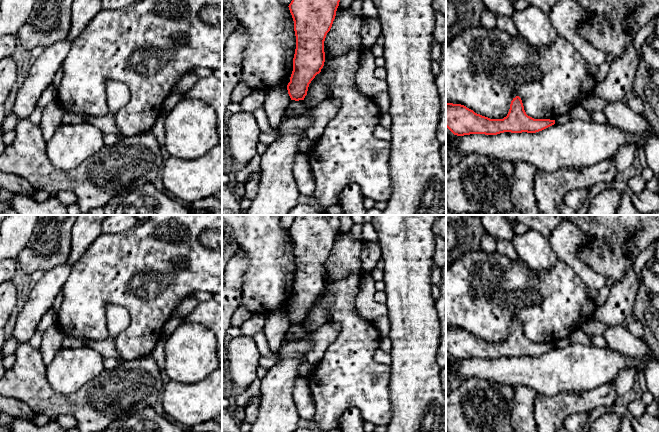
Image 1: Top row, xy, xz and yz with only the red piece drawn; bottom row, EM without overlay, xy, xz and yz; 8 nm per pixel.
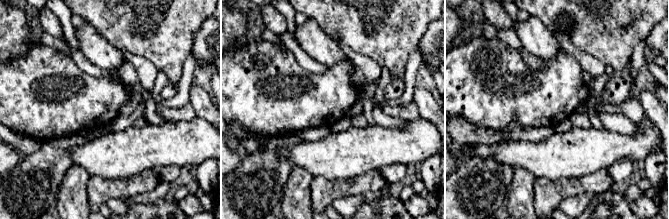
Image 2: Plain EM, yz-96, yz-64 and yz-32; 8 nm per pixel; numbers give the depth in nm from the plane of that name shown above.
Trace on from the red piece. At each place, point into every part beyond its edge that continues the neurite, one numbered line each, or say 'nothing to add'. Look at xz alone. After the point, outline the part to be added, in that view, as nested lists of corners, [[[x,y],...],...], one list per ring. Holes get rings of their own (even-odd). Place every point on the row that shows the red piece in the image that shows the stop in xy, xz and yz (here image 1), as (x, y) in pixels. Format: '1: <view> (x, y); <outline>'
nothing to add

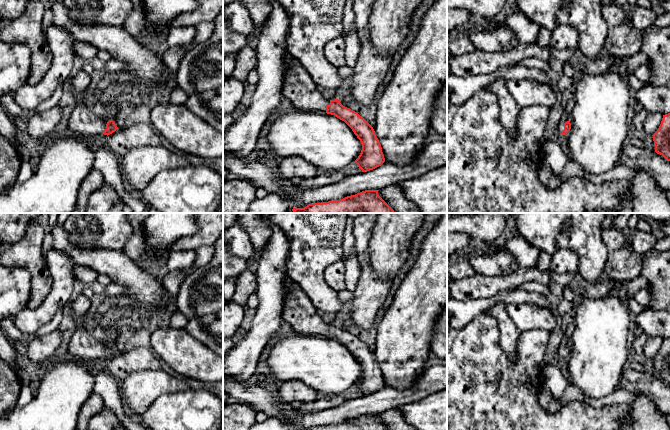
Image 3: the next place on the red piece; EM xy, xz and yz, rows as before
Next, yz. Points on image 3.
1: yz (560, 127); [[[563,117],[563,118],[559,121],[559,123],[558,123],[558,125],[557,125],[557,128],[556,128],[556,133],[557,133],[557,134],[561,134],[561,133],[562,133],[562,131],[564,130],[564,123],[567,122],[567,121],[569,121],[569,120],[566,119],[565,117]]]

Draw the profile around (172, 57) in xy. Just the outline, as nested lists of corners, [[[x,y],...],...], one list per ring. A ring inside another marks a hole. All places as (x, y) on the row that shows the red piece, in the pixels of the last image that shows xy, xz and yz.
[[[186,45],[169,47],[167,51],[163,54],[163,62],[167,68],[167,74],[158,82],[148,83],[147,90],[149,93],[153,91],[156,87],[167,87],[169,79],[175,79],[179,64],[187,53]]]

